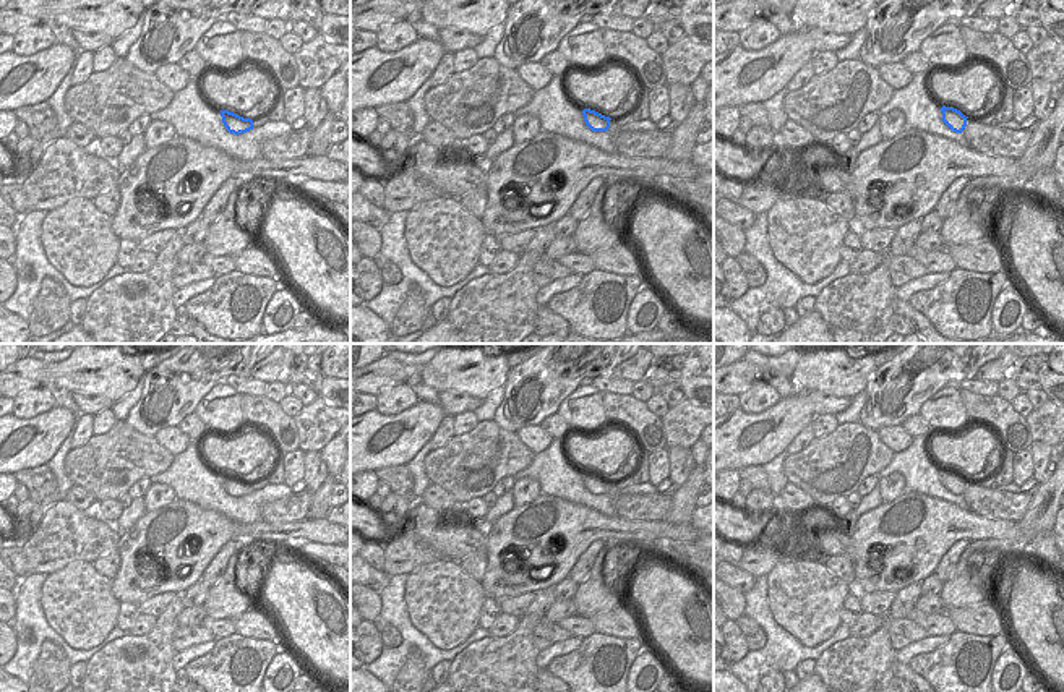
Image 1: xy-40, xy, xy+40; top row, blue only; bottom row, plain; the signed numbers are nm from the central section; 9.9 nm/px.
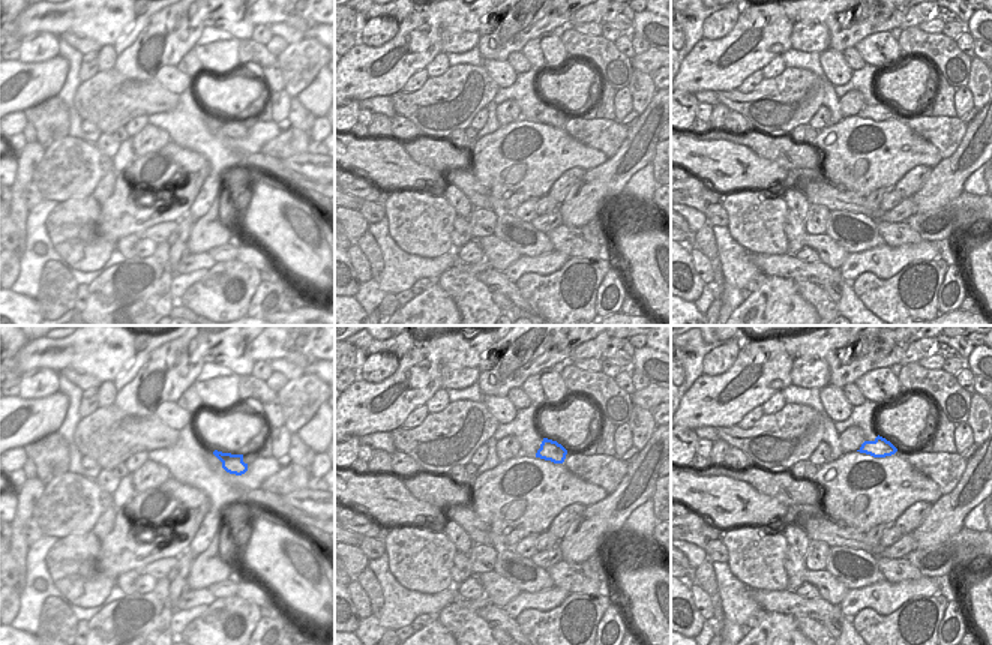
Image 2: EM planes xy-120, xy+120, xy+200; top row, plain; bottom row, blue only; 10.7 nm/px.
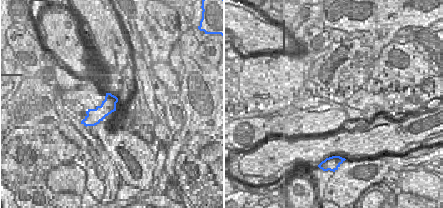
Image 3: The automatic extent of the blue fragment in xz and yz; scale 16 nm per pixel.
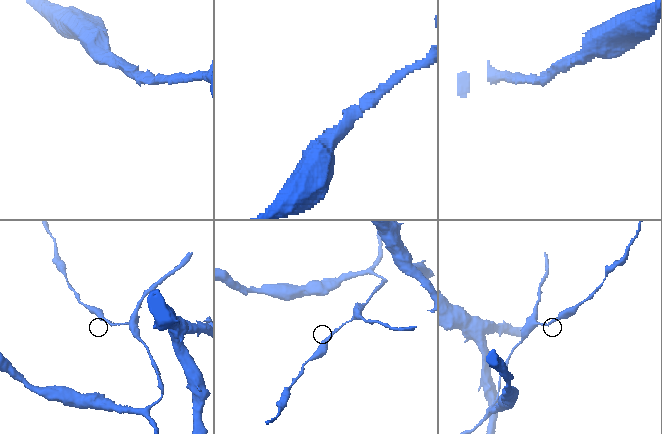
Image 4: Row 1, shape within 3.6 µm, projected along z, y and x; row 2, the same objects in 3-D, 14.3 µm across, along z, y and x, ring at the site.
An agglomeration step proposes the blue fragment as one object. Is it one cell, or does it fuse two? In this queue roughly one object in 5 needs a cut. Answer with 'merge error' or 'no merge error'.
no merge error

